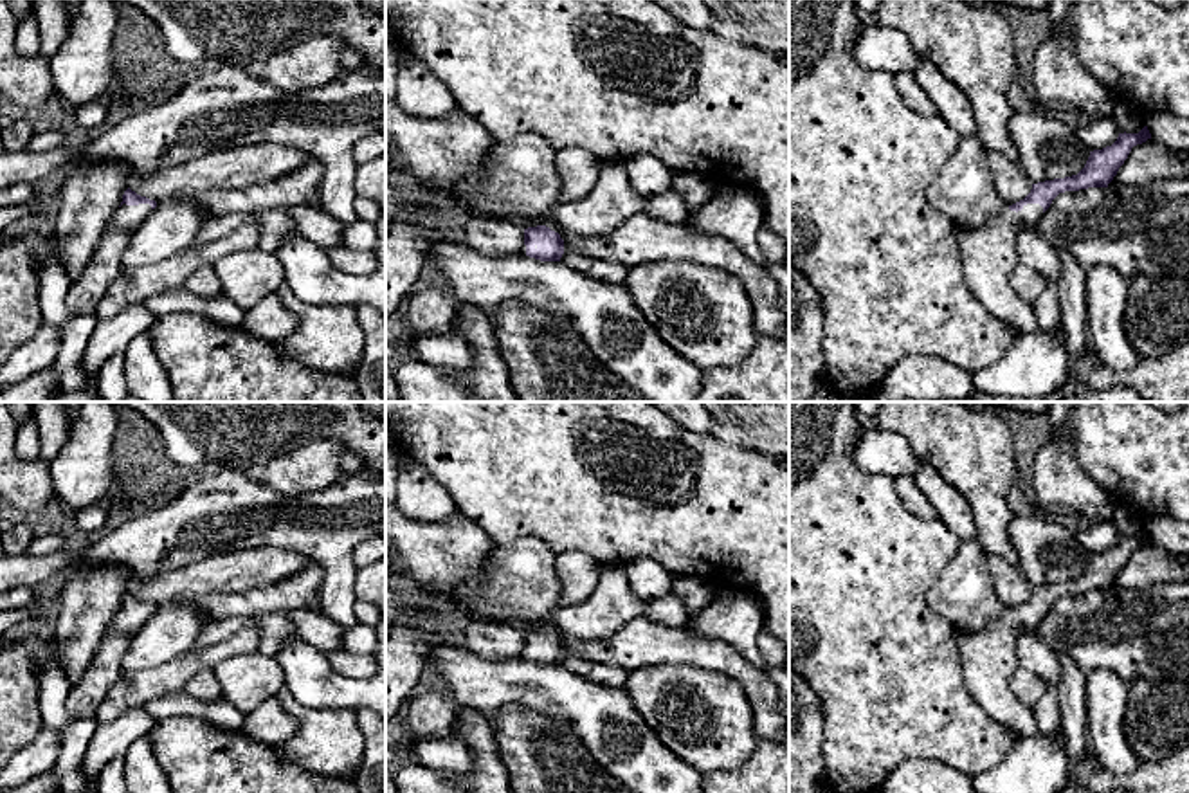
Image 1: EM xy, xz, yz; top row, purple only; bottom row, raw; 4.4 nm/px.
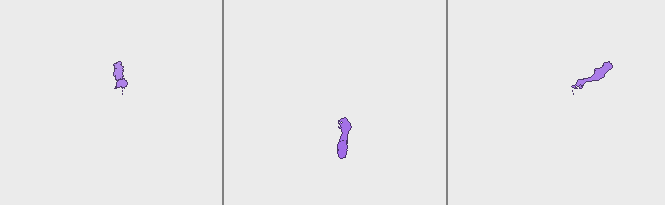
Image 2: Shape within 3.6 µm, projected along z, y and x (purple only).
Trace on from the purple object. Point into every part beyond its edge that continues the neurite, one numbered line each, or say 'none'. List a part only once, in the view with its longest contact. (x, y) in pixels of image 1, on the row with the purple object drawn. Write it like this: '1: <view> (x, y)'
1: yz (989, 256)

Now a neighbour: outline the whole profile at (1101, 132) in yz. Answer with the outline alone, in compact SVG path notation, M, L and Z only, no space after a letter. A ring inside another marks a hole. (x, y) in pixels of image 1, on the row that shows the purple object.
M1113 115L1097 117L1076 130L1076 137L1088 150L1103 150L1112 146L1119 137L1119 128Z

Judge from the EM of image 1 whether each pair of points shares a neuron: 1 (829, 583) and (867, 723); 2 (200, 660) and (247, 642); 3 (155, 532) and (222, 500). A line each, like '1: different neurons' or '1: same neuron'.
1: same neuron
2: same neuron
3: same neuron

